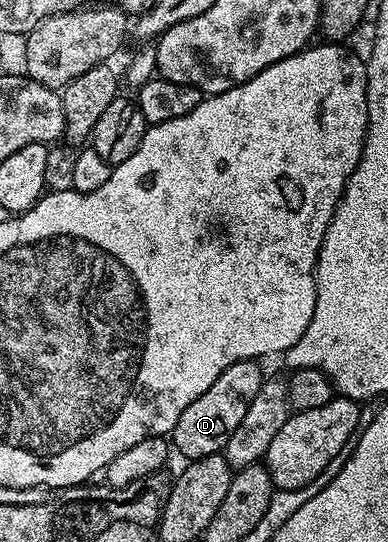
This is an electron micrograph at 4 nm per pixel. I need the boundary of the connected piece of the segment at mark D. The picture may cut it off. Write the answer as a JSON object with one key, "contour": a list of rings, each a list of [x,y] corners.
{"contour":[[[244,360],[227,366],[217,381],[179,414],[179,422],[175,422],[171,433],[171,444],[185,455],[186,461],[224,453],[231,434],[239,430],[239,422],[243,422],[251,402],[255,402],[255,394],[261,389],[263,373],[259,365],[257,360]]]}

